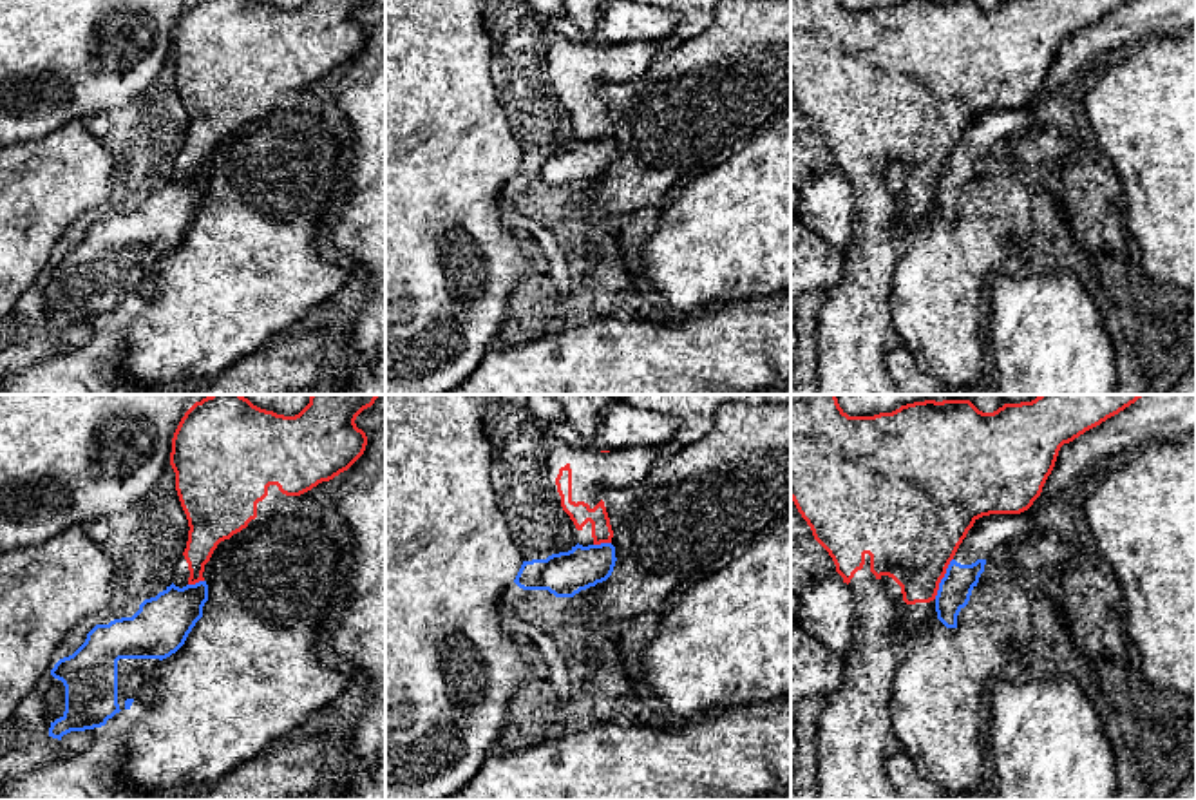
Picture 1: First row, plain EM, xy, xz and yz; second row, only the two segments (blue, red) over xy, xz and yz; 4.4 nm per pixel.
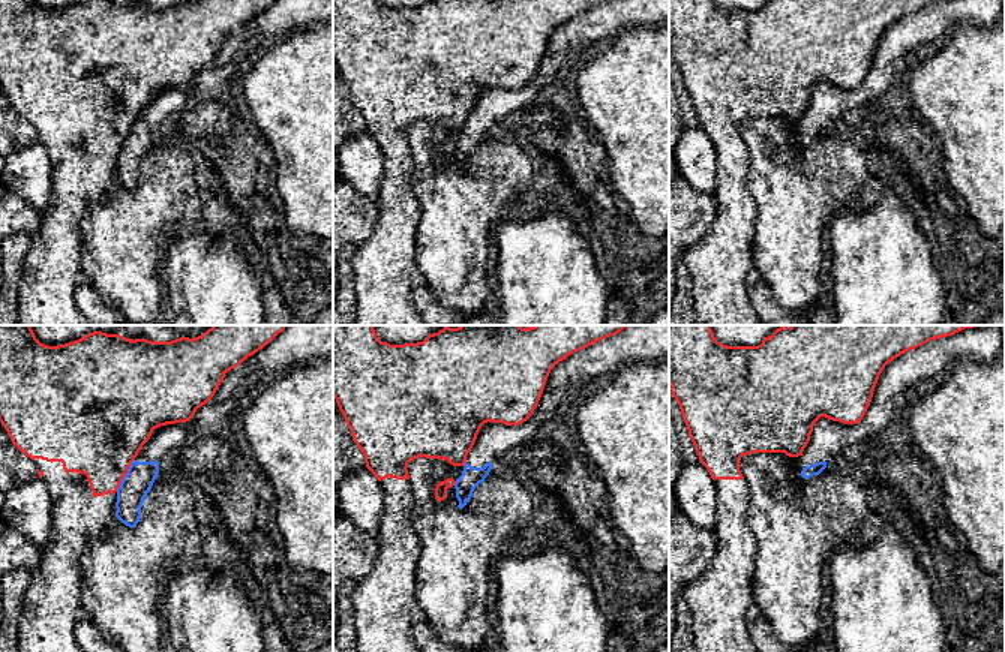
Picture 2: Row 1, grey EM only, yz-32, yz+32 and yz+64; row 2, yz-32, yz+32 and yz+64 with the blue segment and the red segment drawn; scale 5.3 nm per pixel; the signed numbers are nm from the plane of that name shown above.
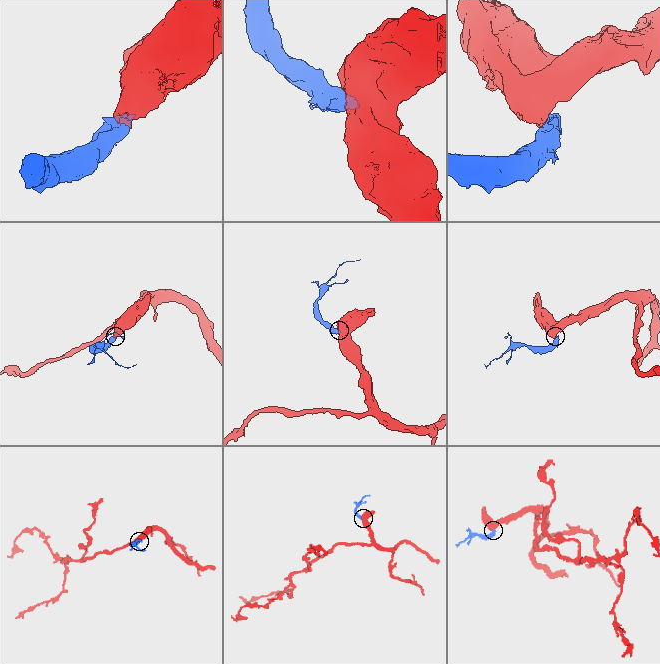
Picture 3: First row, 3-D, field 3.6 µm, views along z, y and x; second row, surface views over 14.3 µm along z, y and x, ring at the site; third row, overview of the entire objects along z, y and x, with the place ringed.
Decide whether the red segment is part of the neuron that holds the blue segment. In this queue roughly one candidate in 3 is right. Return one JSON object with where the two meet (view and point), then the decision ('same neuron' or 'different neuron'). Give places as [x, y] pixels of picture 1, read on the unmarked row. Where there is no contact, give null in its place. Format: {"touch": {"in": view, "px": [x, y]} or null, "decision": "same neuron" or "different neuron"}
{"touch": {"in": "yz", "px": [943, 172]}, "decision": "different neuron"}

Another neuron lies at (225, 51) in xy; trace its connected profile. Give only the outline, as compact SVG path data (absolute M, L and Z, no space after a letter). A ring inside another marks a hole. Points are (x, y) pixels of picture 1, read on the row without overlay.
M192 0L174 33L170 60L188 114L188 136L174 163L174 179L204 176L204 159L217 139L262 116L288 90L300 90L347 65L365 45L356 11L371 0L306 0L295 11L257 0Z

